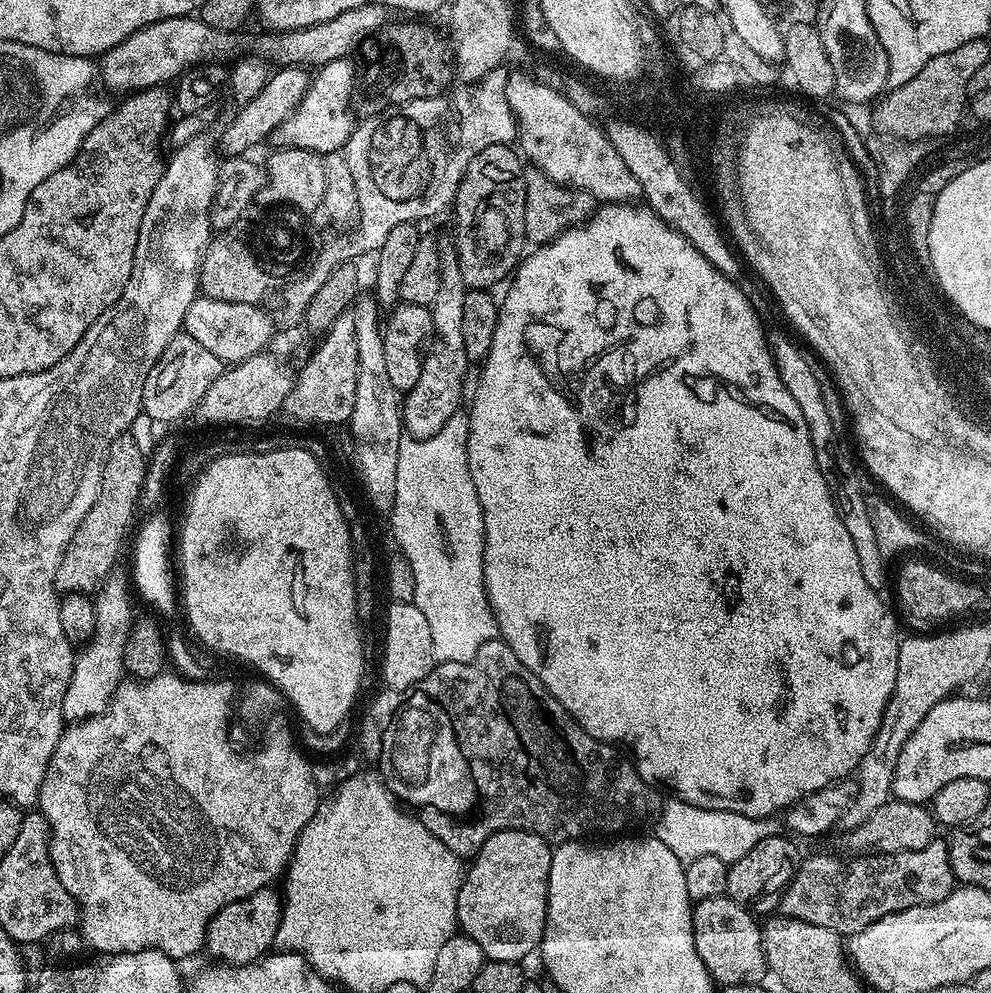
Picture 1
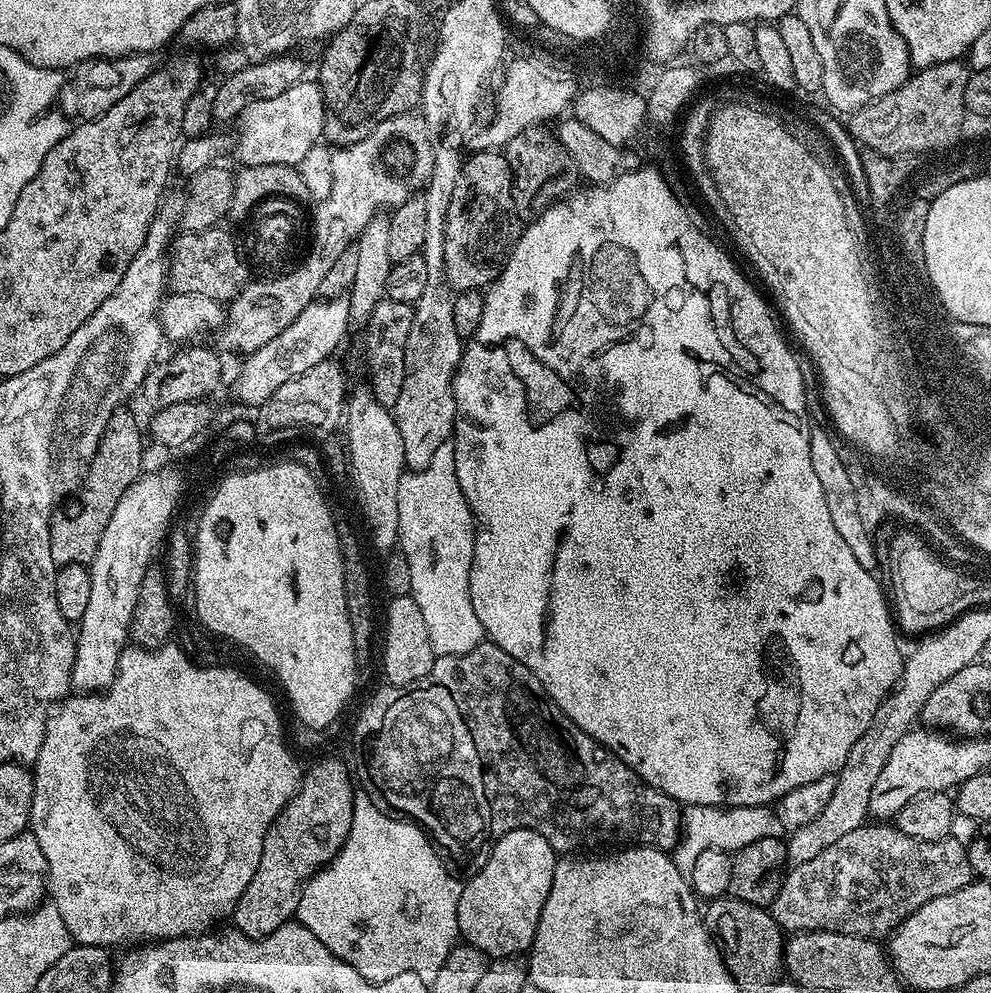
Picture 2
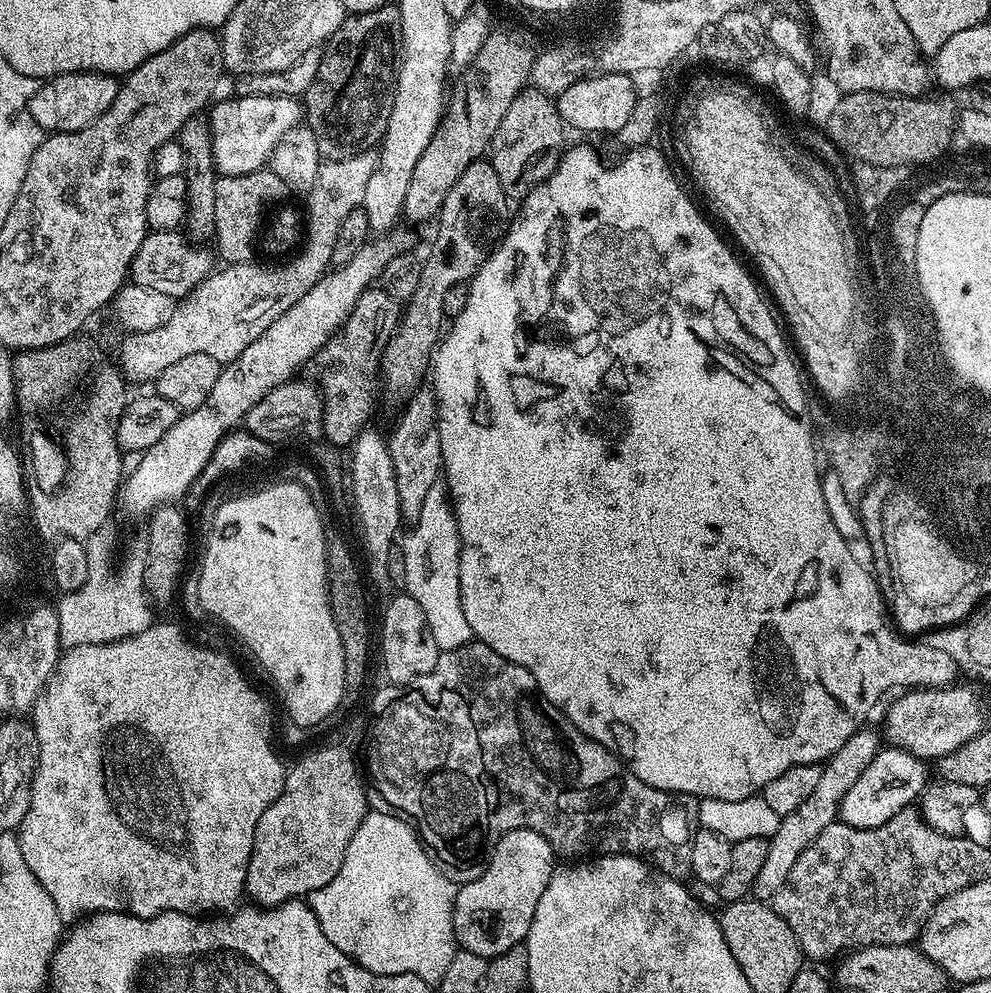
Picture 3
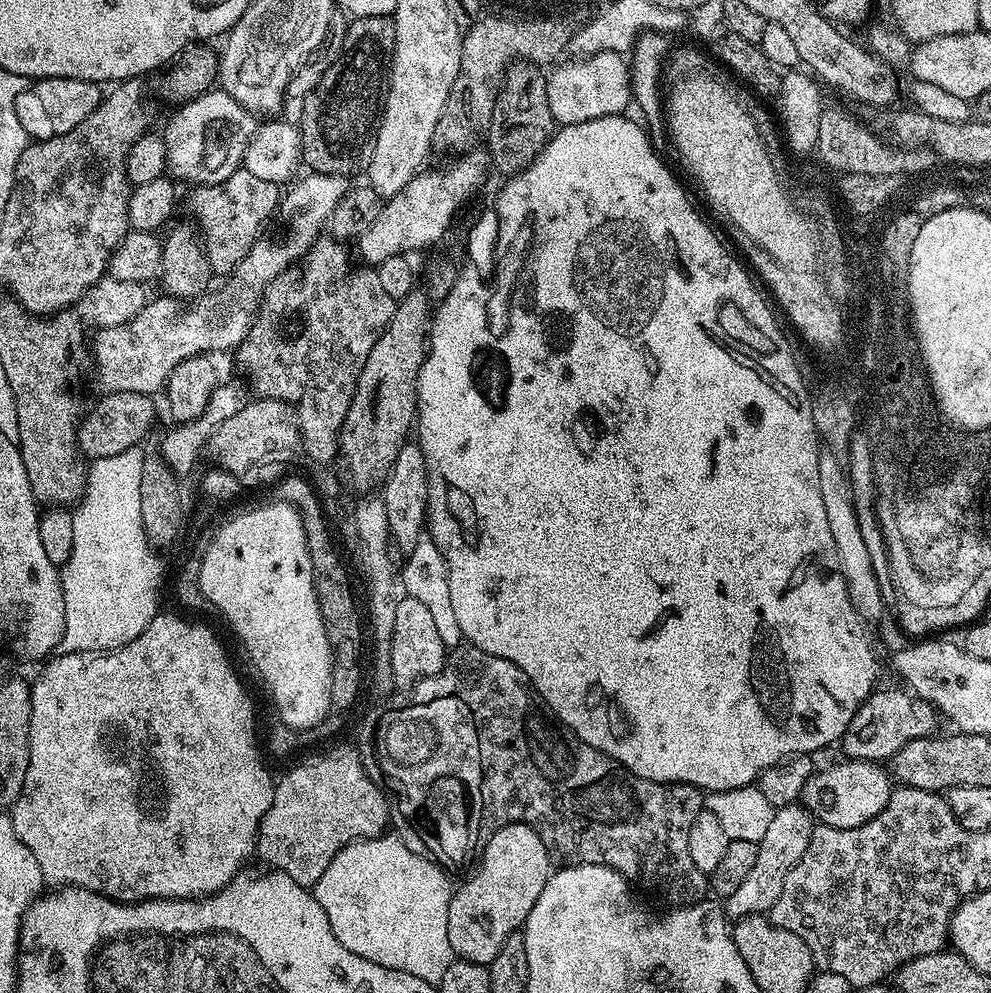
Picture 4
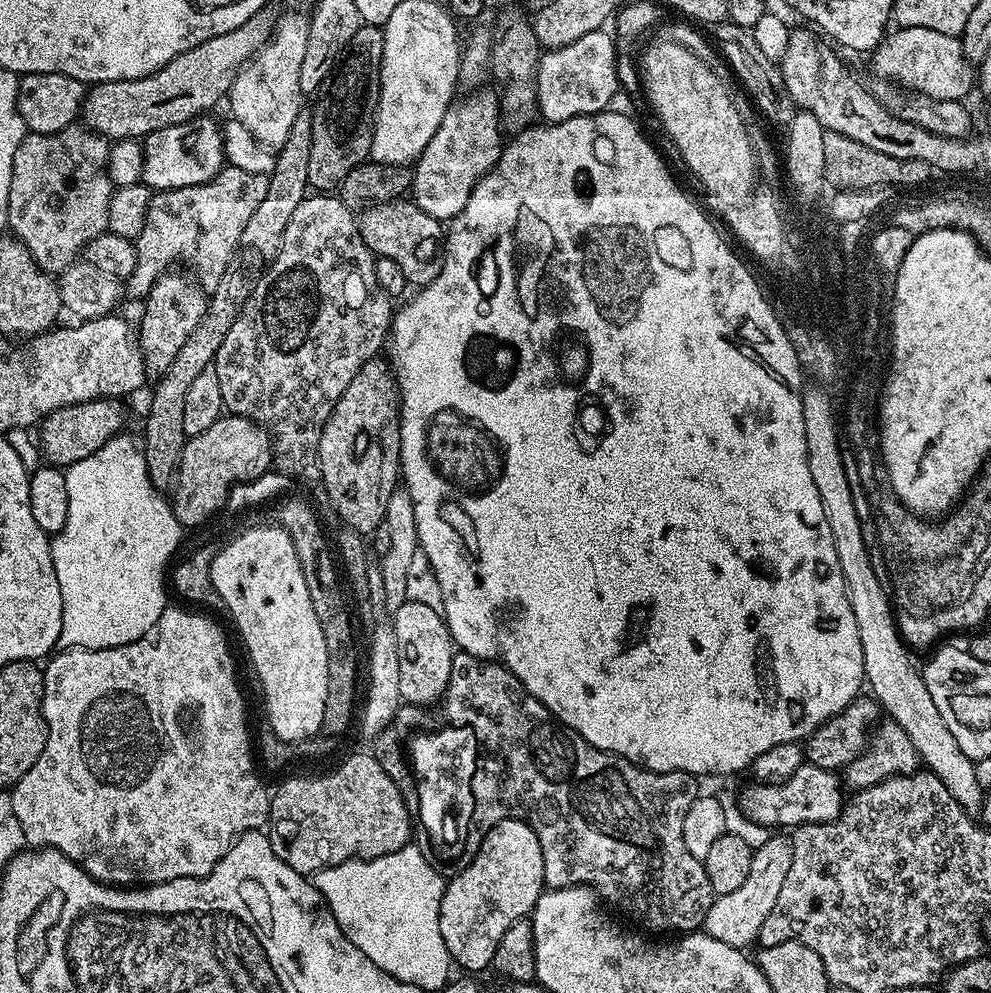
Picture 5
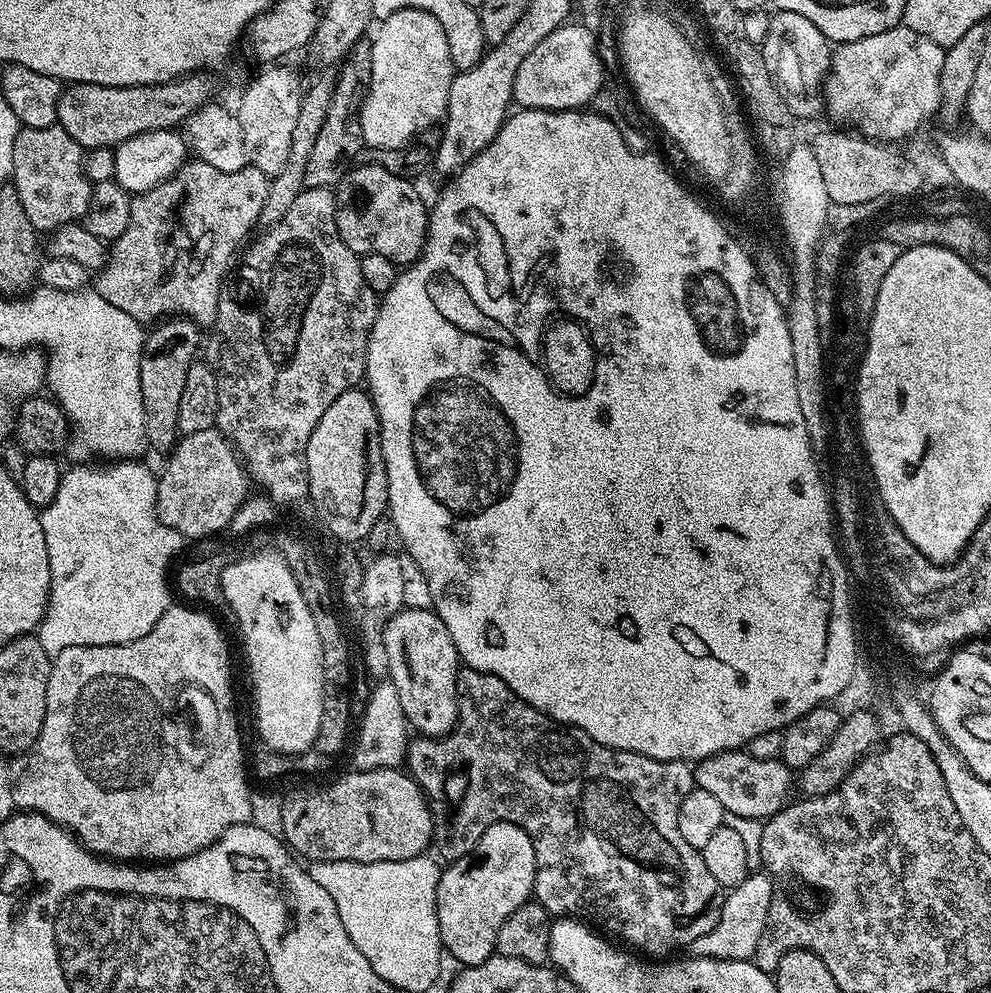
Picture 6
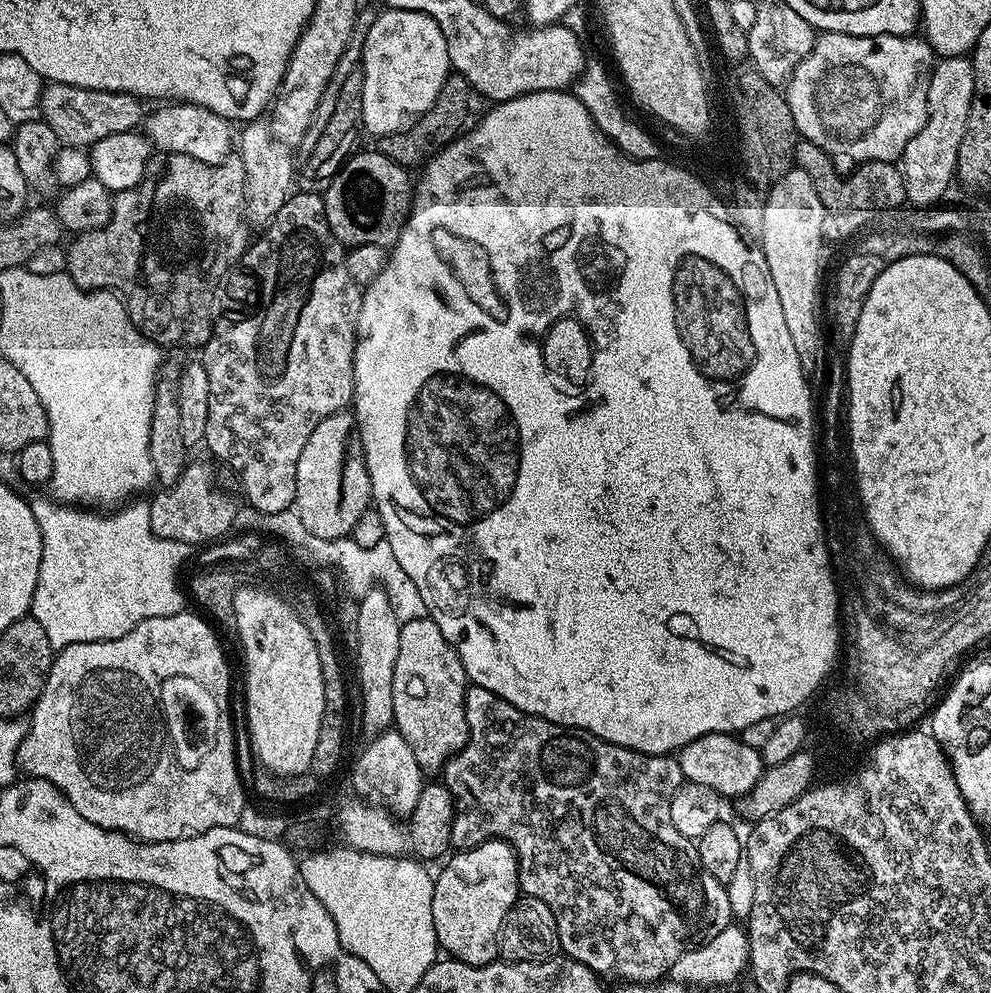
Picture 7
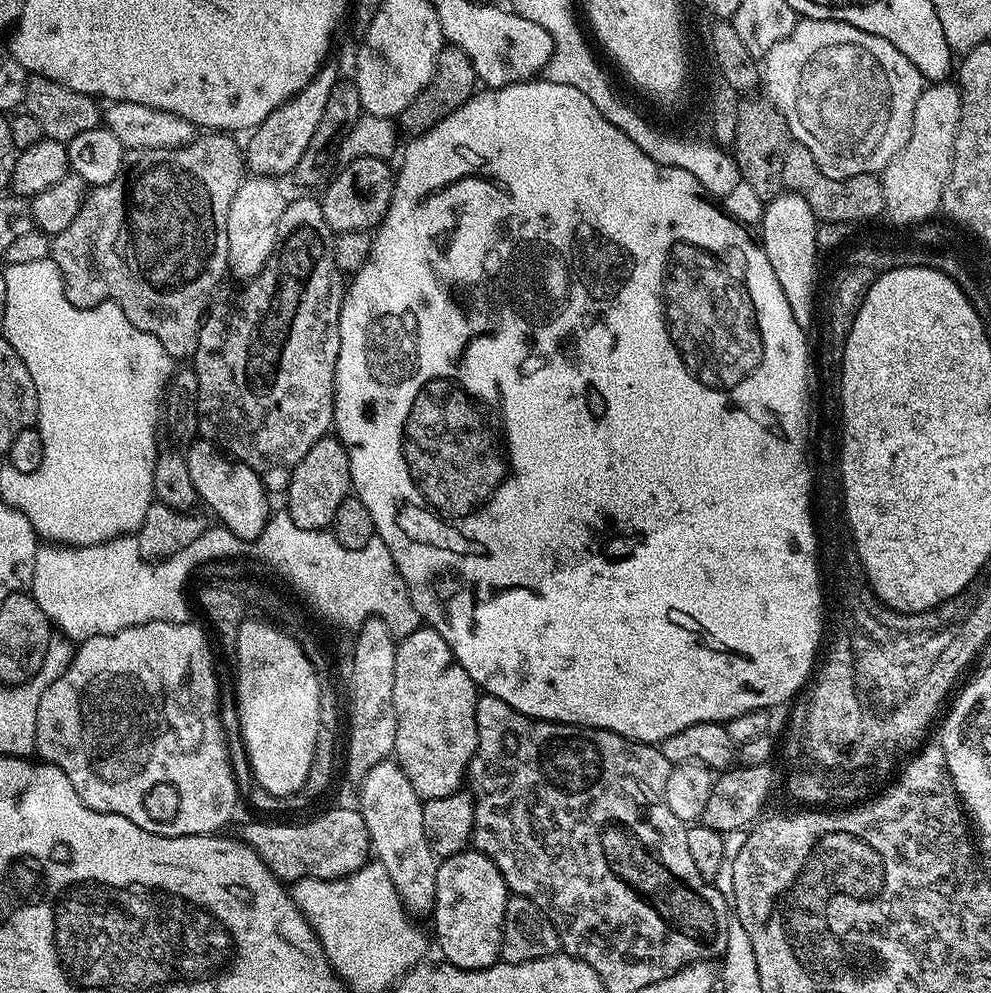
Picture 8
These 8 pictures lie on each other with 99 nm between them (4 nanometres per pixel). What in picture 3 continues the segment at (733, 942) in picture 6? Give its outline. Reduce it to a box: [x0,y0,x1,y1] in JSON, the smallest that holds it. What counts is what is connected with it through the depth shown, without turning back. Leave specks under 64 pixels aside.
[752,728,882,901]

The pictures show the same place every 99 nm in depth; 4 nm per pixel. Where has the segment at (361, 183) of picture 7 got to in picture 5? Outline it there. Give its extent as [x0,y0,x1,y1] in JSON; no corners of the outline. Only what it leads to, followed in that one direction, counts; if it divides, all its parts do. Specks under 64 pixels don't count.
[358,198,445,286]

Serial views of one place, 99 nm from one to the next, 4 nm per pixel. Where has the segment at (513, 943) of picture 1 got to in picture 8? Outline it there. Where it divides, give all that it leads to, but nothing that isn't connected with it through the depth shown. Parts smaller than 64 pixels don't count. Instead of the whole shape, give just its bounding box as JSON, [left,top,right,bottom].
[430,850,510,970]

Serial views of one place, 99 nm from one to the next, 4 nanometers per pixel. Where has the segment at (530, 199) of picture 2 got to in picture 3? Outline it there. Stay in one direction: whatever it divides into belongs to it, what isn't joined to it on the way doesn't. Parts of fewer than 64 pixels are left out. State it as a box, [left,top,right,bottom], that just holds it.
[486,86,566,201]

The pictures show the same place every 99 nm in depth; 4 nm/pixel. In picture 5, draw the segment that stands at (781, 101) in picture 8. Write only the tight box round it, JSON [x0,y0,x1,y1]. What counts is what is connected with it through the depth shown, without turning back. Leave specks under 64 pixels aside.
[870,28,974,101]

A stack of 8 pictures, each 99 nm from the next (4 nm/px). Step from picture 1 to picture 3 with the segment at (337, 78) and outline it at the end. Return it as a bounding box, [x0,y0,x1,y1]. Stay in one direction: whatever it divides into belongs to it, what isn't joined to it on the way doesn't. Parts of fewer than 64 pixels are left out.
[206,96,301,176]

